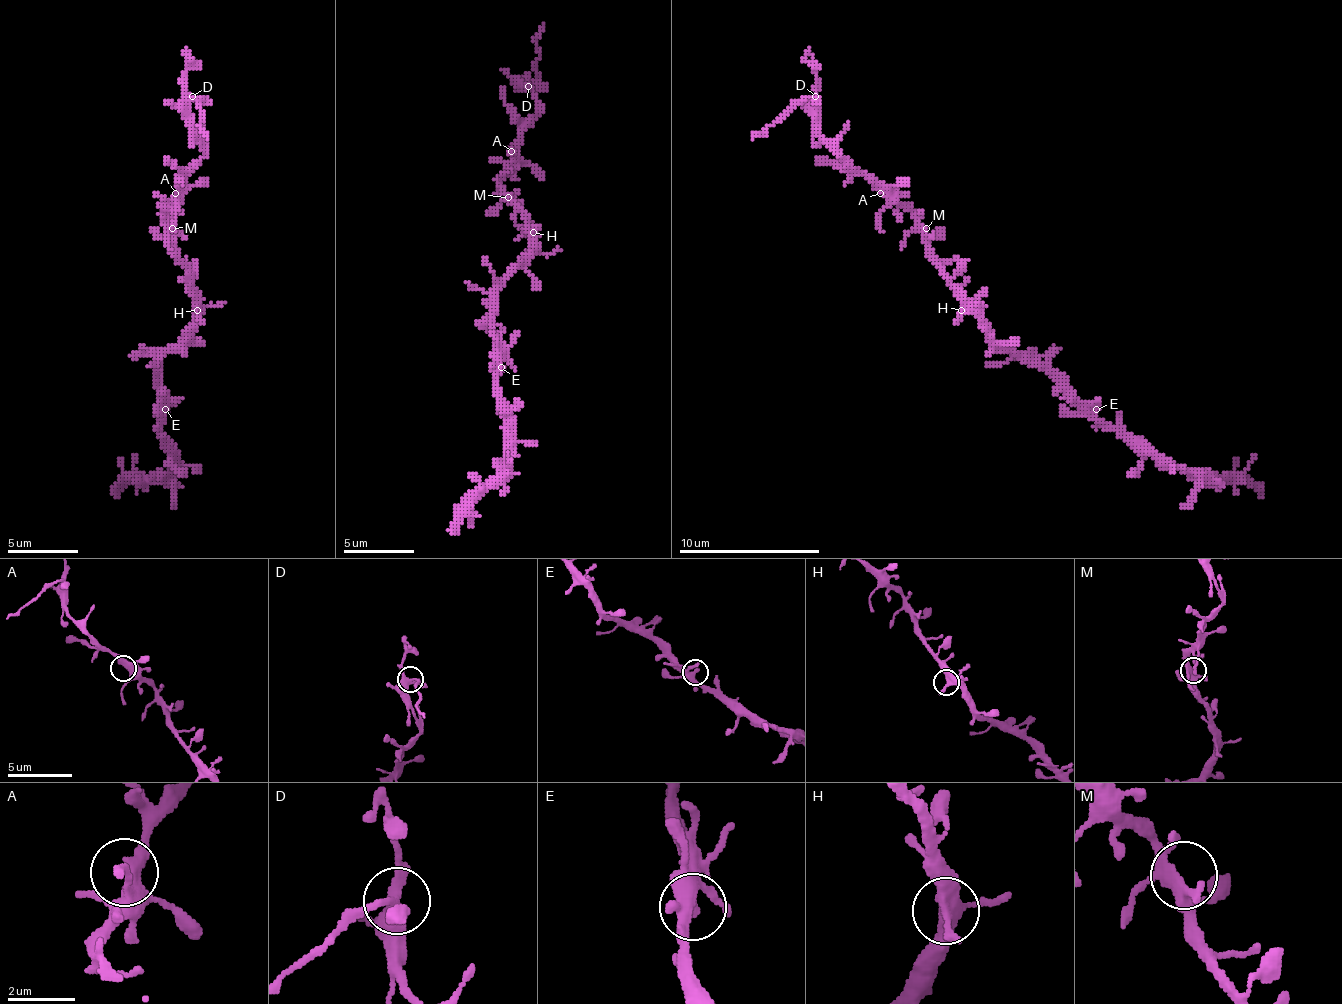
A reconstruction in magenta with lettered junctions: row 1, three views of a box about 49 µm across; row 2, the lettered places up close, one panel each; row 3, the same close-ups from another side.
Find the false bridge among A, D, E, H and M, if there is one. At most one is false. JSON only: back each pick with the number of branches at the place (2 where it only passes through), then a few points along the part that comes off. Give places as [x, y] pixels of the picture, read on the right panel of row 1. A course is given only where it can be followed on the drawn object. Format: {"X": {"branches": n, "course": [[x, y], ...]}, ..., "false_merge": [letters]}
{"D": {"branches": 4, "course": [[816, 97], [795, 100], [752, 139]]}, "false_merge": ["D"]}

